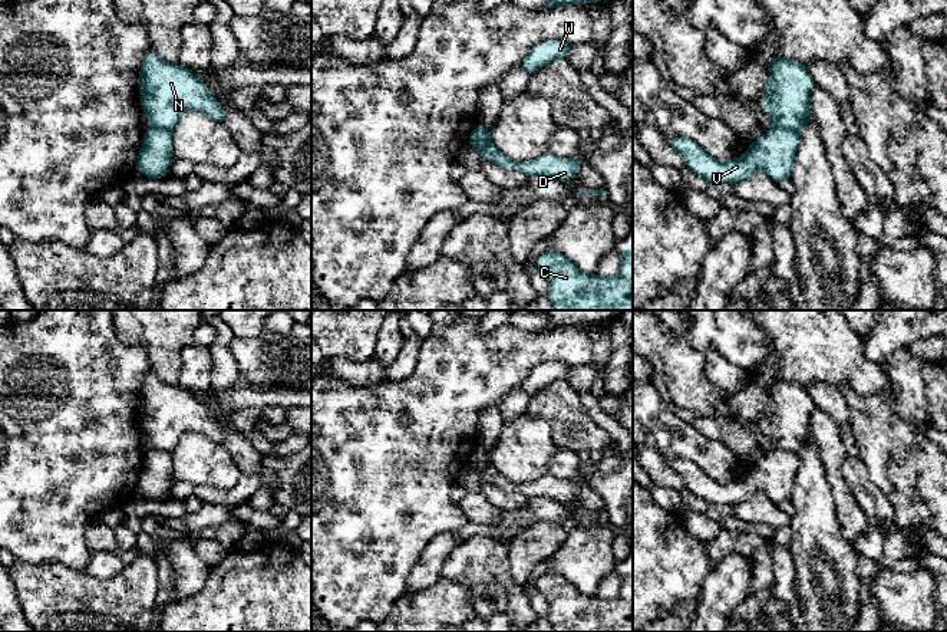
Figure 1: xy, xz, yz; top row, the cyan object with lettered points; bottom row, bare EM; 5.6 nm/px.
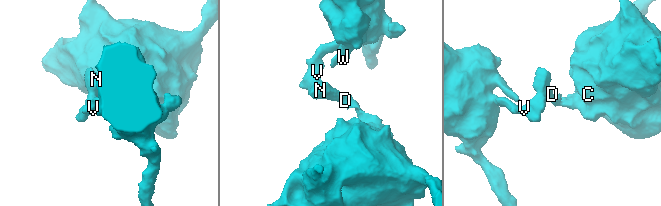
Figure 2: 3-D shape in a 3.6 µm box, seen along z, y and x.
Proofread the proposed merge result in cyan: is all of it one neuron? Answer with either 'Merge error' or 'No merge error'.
Merge error

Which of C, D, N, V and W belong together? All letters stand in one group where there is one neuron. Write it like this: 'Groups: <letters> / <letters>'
Groups: C D N / V W

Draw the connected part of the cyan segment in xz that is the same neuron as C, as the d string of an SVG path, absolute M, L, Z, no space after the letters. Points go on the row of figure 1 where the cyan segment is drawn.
M633 240L620 257L618 274L600 277L583 273L561 253L544 251L537 267L548 280L551 310L633 310Z

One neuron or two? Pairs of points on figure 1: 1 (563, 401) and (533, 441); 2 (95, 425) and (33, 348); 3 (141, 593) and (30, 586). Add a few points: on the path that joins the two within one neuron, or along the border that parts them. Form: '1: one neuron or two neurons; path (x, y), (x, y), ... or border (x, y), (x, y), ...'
1: two neurons; border (525, 412), (548, 423), (557, 445)
2: one neuron; path (76, 407), (36, 366)
3: one neuron; path (114, 593), (62, 593), (58, 591)

